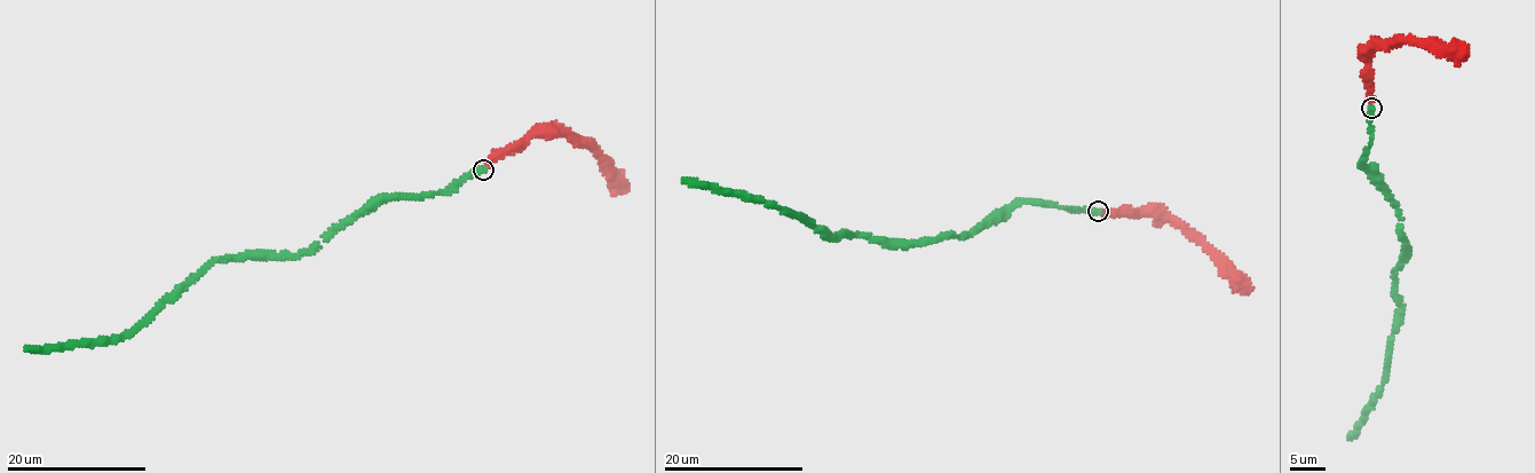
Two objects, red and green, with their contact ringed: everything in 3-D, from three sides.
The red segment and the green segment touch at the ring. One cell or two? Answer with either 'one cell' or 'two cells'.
one cell

